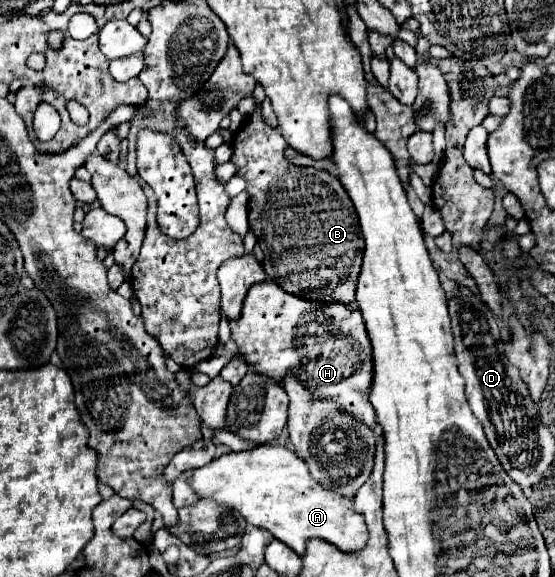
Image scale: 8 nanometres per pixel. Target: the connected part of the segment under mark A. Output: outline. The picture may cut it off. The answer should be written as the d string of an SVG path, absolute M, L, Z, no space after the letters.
M261 444L251 450L223 454L195 468L187 482L201 500L213 500L231 510L239 510L249 524L269 530L299 556L303 556L309 538L323 538L343 552L359 550L367 542L365 520L351 508L353 498L325 490L311 478L303 460L283 446Z

